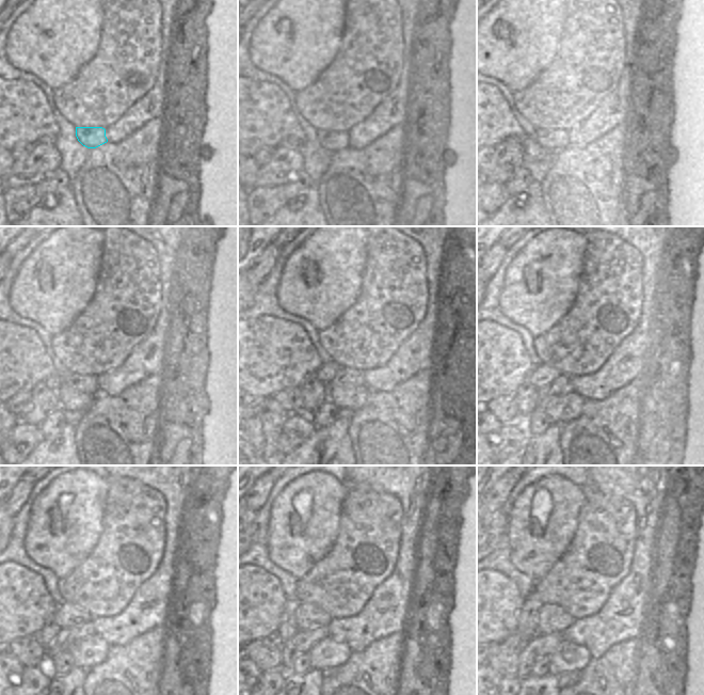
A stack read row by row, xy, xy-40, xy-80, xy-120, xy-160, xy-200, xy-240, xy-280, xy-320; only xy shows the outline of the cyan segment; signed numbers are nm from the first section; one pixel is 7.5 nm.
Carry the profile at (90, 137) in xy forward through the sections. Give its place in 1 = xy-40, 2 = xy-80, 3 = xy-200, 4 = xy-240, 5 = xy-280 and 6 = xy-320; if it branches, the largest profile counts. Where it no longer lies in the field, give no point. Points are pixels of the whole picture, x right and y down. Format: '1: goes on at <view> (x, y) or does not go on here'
1: goes on at xy-40 (332, 141)
2: goes on at xy-80 (571, 141)
3: goes on at xy-200 (563, 409)
4: goes on at xy-240 (92, 650)
5: goes on at xy-280 (326, 654)
6: goes on at xy-320 (568, 656)

